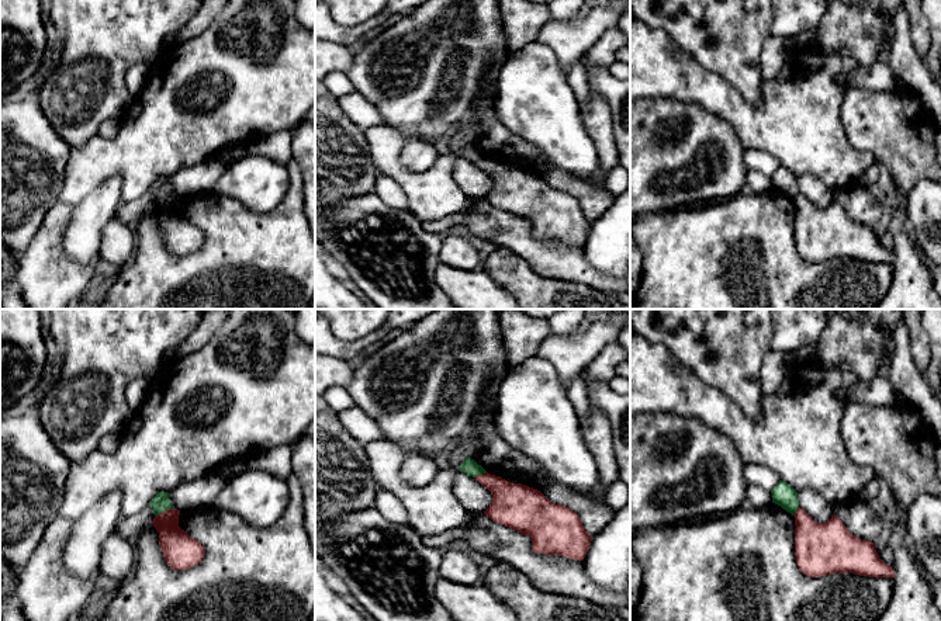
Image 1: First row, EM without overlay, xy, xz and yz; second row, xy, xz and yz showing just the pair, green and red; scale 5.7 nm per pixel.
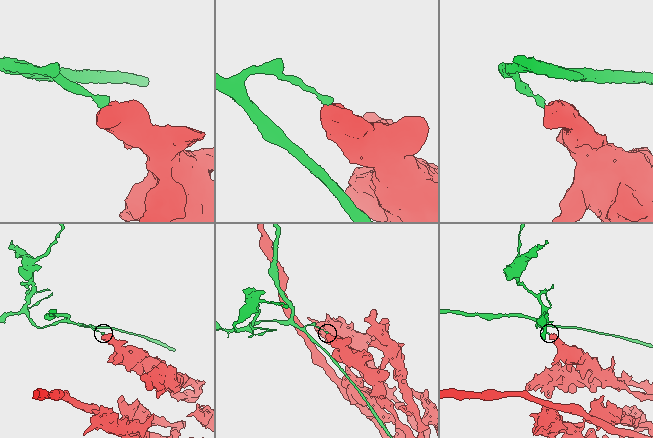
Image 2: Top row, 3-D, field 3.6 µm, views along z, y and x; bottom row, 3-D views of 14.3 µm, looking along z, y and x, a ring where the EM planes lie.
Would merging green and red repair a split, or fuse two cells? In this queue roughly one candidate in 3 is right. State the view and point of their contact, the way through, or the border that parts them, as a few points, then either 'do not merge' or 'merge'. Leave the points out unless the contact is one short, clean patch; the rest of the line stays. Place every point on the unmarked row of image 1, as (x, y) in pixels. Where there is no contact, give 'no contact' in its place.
xy (163, 195) | along xy (173, 193), (155, 201) | do not merge

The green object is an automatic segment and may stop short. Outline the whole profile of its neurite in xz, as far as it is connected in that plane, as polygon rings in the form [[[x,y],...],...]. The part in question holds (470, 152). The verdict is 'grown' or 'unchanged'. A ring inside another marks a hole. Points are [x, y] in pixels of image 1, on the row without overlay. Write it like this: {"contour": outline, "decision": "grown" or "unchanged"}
{"contour": [[[470,142],[464,143],[459,156],[464,157],[473,163],[482,160],[482,159],[487,159],[487,156],[481,150],[478,150],[474,145],[471,145]]], "decision": "unchanged"}

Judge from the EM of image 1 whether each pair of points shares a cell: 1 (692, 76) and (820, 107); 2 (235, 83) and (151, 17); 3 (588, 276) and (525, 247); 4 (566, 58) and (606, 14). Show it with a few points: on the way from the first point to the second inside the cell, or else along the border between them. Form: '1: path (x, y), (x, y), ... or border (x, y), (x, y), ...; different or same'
1: path (725, 101), (740, 114), (788, 114); same
2: border (166, 45), (151, 63); different
3: path (573, 266), (564, 260), (540, 255); same
4: path (573, 47), (595, 24); same

